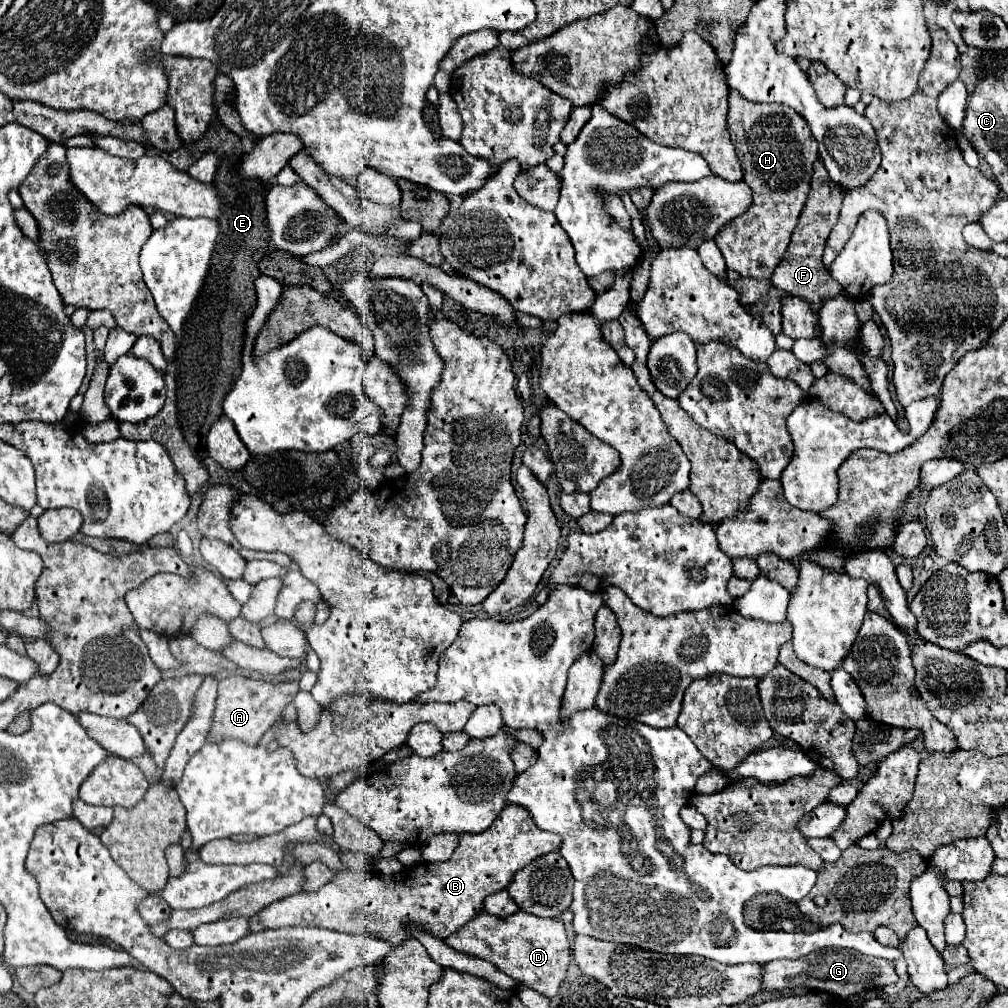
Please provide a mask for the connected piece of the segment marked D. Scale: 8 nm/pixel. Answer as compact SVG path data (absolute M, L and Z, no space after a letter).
M478 912L472 920L468 920L468 924L444 938L444 944L450 944L450 948L458 952L492 962L518 984L530 986L548 998L556 996L570 964L570 942L562 920L538 918L528 912L516 912L510 920L494 920L494 916L486 912Z

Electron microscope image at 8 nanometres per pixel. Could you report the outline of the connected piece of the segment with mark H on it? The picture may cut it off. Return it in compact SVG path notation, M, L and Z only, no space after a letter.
M730 92L728 106L728 134L736 146L744 180L750 184L754 200L746 214L726 224L714 240L730 270L748 278L770 280L774 268L782 262L790 236L798 224L798 216L806 204L812 164L818 160L818 142L806 120L802 120L792 108L748 102L742 100L738 92Z

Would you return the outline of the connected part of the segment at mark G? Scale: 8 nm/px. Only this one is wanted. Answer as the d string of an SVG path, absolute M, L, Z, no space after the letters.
M824 948L816 950L810 956L798 958L798 960L774 960L764 966L764 978L762 988L764 990L784 990L784 988L796 988L806 986L812 990L830 992L840 998L848 998L852 994L864 992L864 990L880 990L888 984L896 984L898 974L894 968L894 962L874 956L864 956L854 950L842 950L842 948Z

